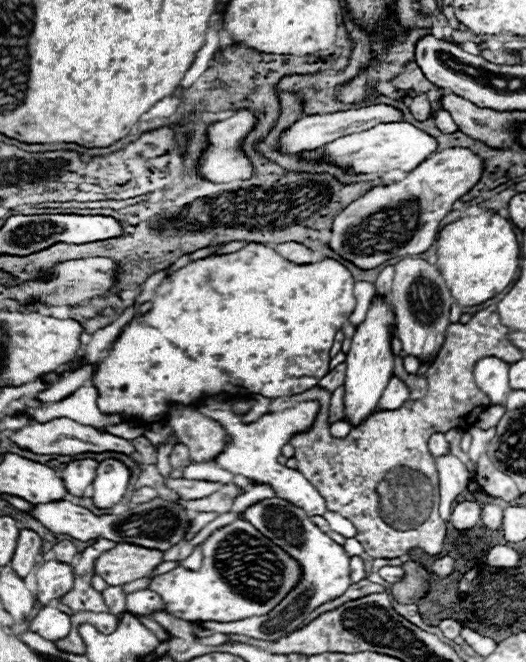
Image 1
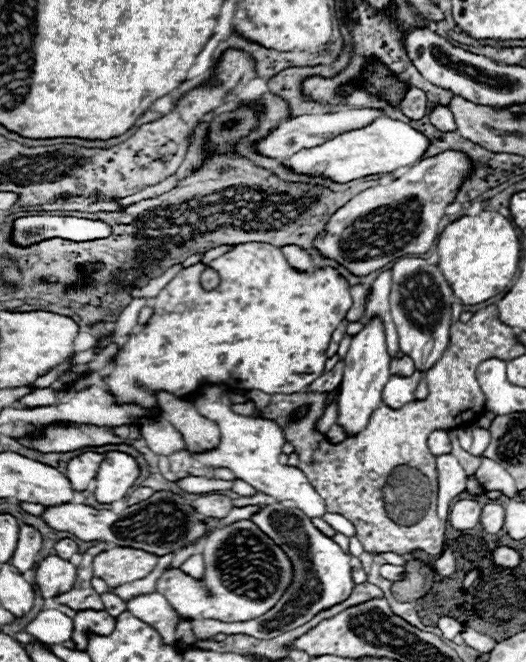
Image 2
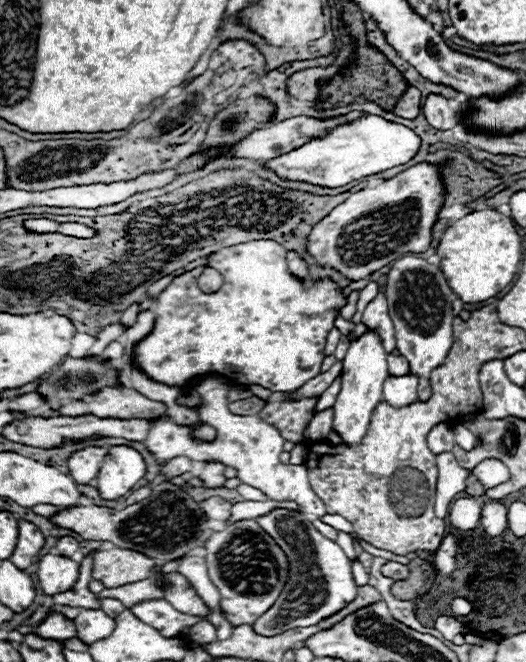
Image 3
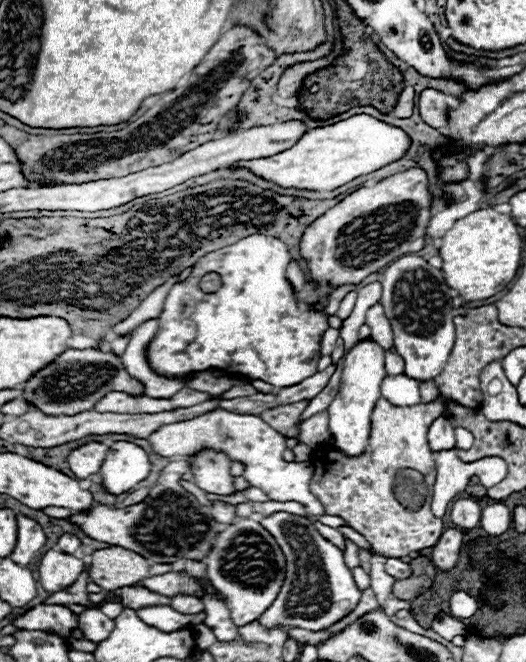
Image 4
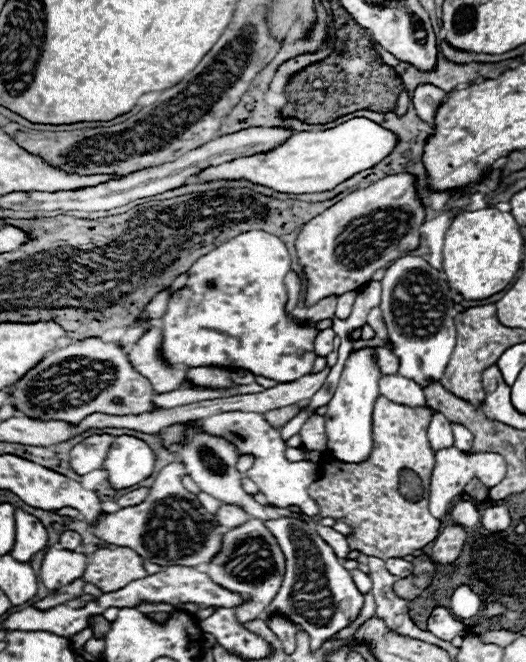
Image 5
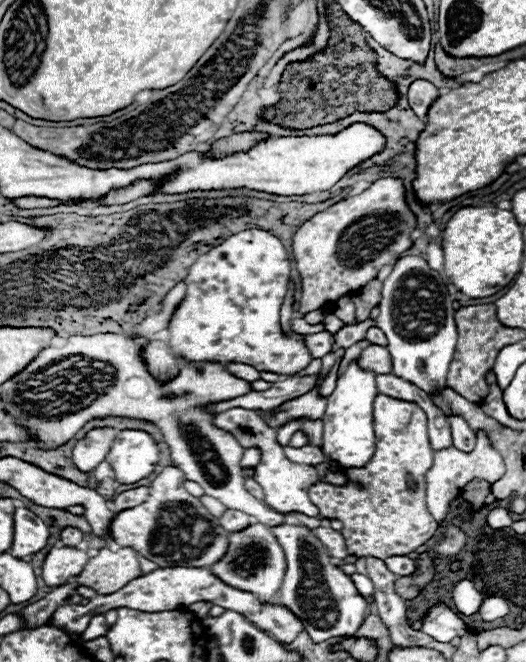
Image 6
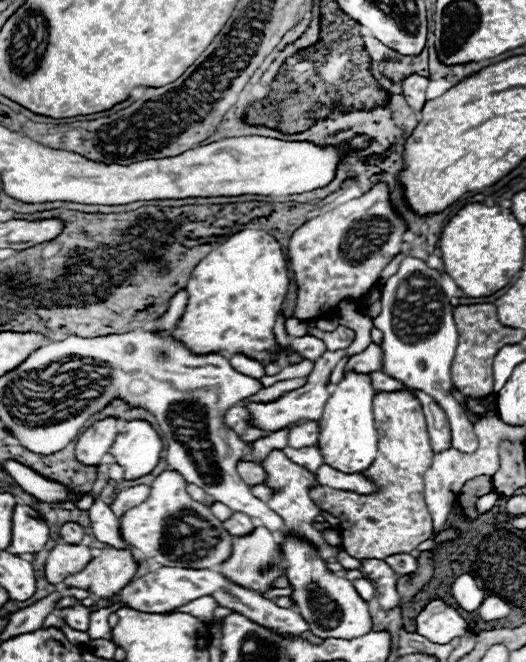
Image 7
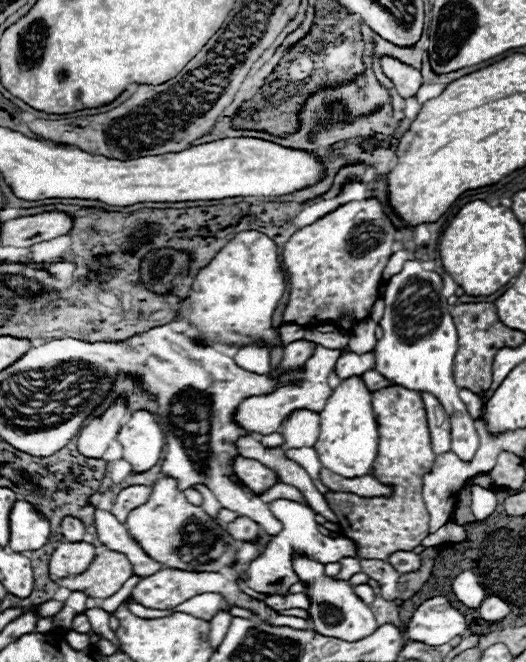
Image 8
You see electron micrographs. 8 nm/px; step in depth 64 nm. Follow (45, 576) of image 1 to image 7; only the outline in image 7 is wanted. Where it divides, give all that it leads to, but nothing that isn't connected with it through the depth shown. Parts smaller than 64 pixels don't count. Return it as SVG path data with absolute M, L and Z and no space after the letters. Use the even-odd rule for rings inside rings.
M58 544L46 560L46 580L50 584L60 584L66 574L78 574L78 570L86 568L92 552L90 546L84 544Z

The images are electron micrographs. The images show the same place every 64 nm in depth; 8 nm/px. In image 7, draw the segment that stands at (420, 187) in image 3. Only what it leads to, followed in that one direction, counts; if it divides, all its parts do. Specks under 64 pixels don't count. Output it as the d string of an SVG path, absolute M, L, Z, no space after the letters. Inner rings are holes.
M376 184L364 196L354 198L346 204L340 204L334 210L300 226L288 242L288 264L290 264L290 270L294 272L296 294L298 294L296 308L294 308L292 316L302 320L302 322L326 318L326 316L332 316L336 312L336 306L342 300L350 300L356 306L362 306L364 298L378 284L382 268L402 250L402 244L404 244L402 234L404 232L406 232L406 224L392 210L390 192L388 192L386 184Z

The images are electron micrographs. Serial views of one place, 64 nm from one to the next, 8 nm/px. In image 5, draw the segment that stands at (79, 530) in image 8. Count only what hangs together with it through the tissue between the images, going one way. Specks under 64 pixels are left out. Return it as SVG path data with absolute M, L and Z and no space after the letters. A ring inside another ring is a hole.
M66 530L60 534L60 546L62 548L68 548L68 550L76 550L80 546L82 538L78 532L72 532L72 530Z

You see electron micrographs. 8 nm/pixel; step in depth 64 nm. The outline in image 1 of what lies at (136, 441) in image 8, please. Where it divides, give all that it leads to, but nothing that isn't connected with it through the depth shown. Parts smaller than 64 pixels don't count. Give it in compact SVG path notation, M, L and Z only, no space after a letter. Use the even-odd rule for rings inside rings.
M106 458L104 462L100 462L96 470L96 478L92 482L94 504L98 508L110 508L118 504L128 488L130 478L132 478L132 472L122 460Z

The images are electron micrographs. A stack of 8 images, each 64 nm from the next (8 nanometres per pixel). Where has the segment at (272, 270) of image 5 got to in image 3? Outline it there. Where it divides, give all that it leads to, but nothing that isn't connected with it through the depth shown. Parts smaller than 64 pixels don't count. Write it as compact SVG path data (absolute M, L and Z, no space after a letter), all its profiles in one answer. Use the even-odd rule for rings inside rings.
M250 240L222 248L210 254L208 266L224 276L224 284L218 292L204 294L198 288L196 280L204 272L204 266L198 266L174 278L158 296L158 318L154 330L150 338L144 338L134 348L136 362L150 374L150 378L166 382L168 386L188 386L196 376L216 374L234 384L260 384L274 392L290 392L298 390L298 386L314 378L314 374L320 374L326 336L334 328L334 316L346 304L346 298L340 294L334 282L320 280L306 288L306 282L300 282L288 274L286 248L274 240Z

